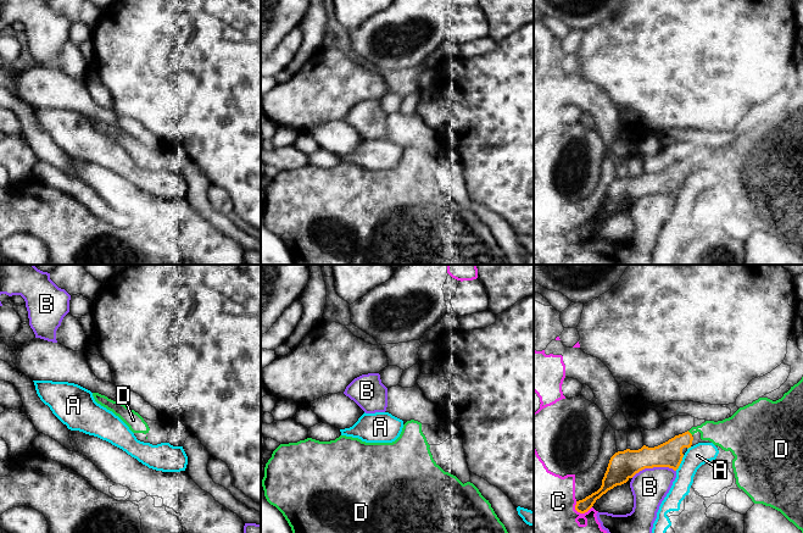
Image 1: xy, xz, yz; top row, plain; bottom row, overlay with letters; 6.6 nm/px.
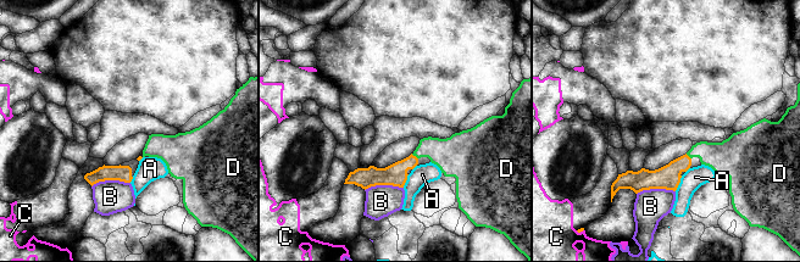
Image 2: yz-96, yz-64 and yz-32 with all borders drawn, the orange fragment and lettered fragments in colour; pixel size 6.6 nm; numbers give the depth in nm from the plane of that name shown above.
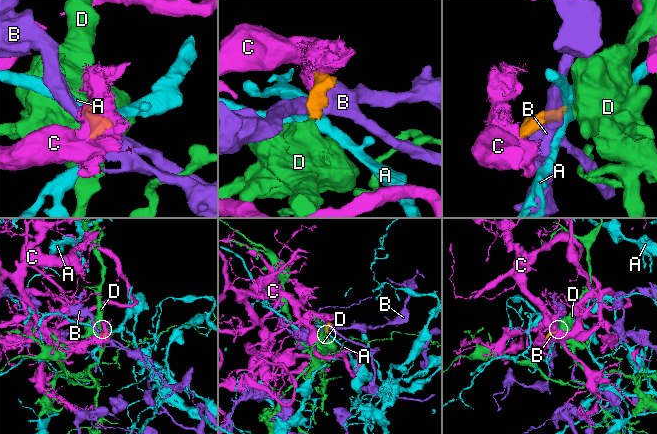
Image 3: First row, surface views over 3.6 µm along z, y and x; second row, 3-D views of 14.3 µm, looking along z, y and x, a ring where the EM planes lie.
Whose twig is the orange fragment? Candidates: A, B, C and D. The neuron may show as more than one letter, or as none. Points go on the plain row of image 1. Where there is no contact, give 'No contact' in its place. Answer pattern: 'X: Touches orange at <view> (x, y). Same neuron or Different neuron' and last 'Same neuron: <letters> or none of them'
A: Touches orange at yz (680, 189). Different neuron
B: Touches orange at yz (653, 193). Different neuron
C: Touches orange at yz (583, 239). Different neuron
D: Touches orange at yz (689, 159). Same neuron
Same neuron: D

